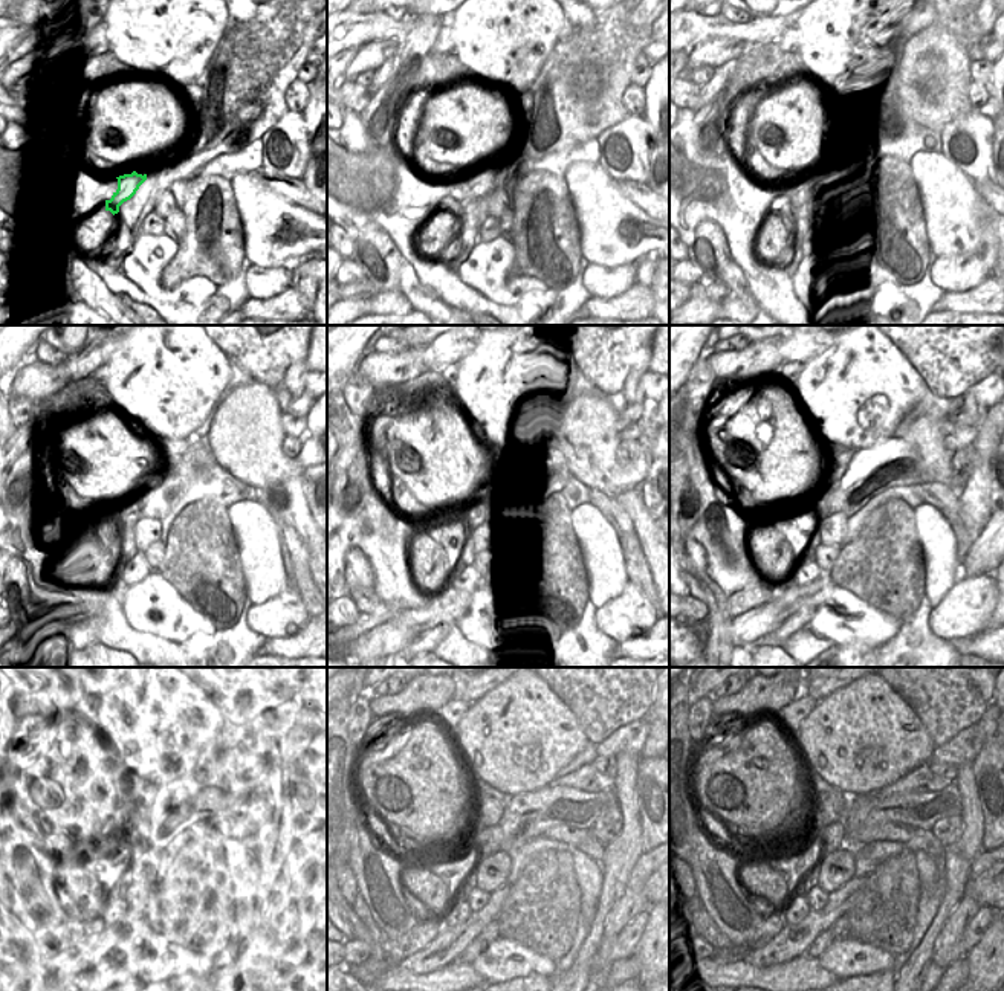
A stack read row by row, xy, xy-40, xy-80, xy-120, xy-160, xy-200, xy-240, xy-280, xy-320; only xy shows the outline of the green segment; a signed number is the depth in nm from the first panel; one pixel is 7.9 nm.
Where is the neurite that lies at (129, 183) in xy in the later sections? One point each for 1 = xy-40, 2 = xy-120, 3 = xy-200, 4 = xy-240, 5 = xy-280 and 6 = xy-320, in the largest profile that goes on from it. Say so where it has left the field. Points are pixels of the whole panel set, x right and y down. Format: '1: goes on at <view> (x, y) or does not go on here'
1: goes on at xy-40 (479, 183)
2: goes on at xy-120 (158, 501)
3: goes on at xy-200 (891, 463)
4: goes on at xy-240 (211, 805)
5: goes on at xy-280 (526, 816)
6: goes on at xy-320 (920, 810)

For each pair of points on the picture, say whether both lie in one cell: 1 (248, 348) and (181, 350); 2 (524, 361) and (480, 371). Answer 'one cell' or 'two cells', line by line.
1: two cells
2: one cell

